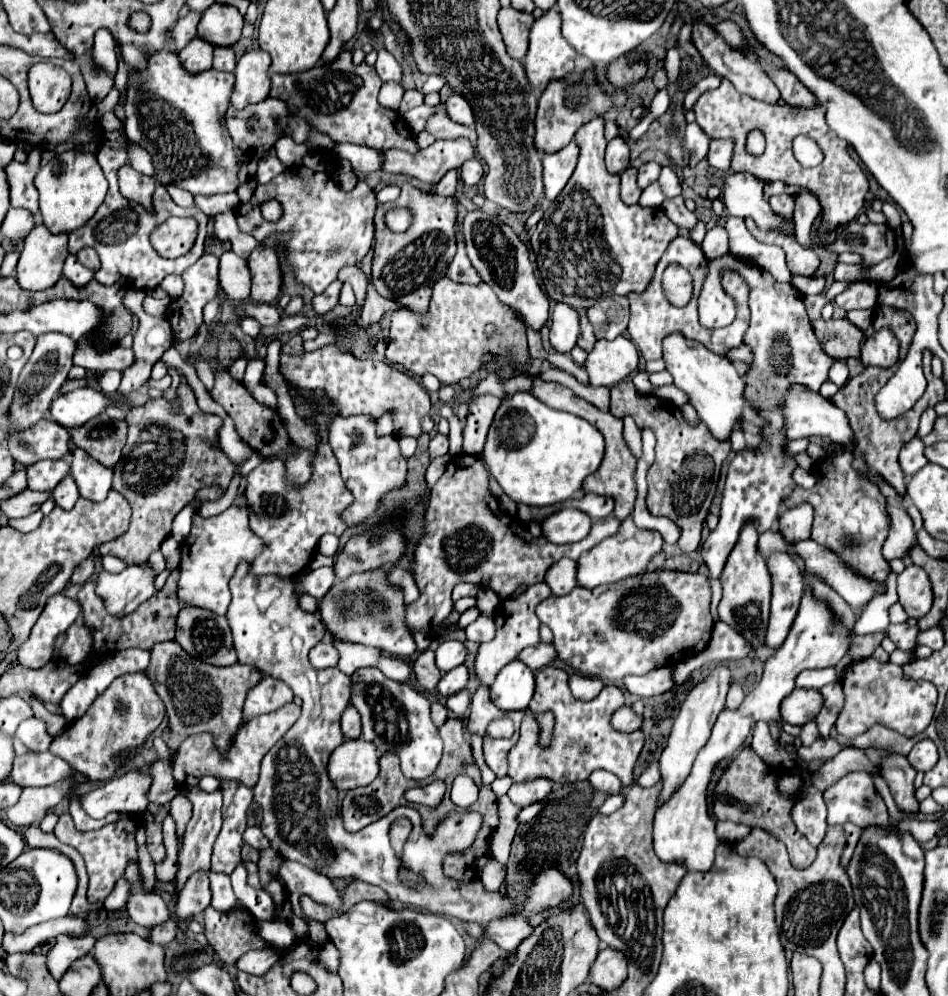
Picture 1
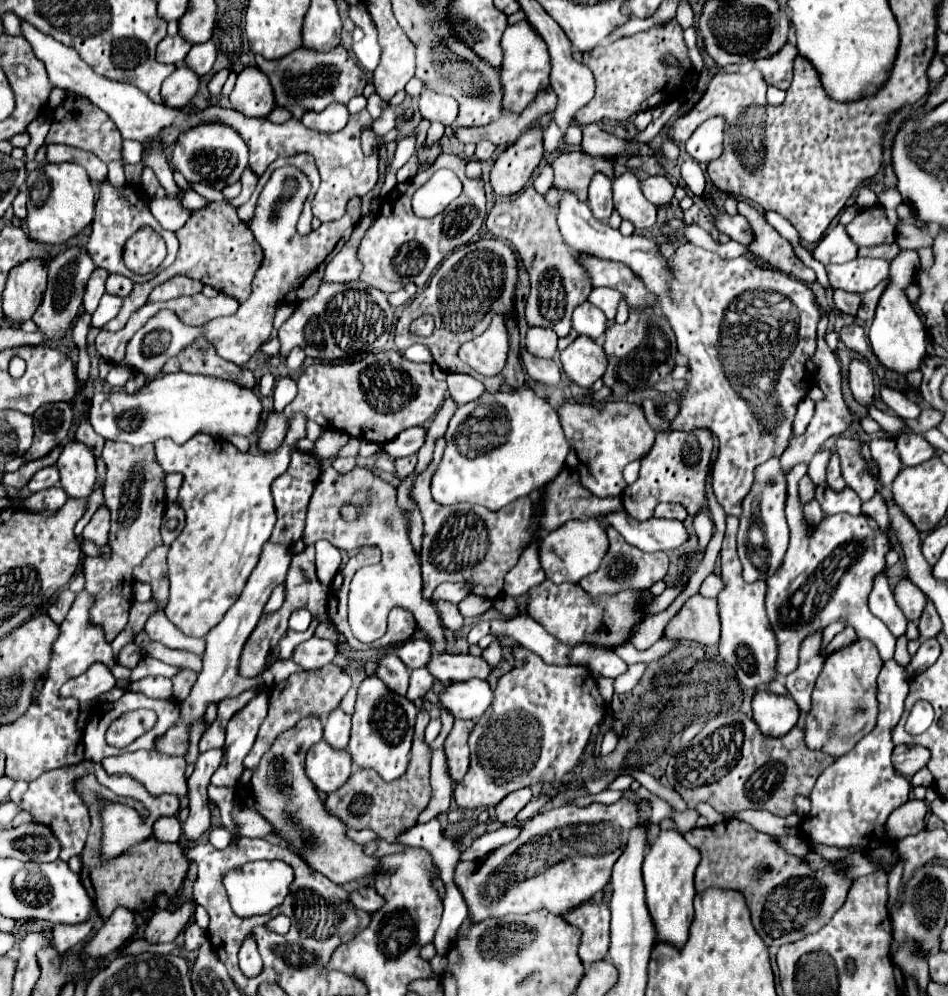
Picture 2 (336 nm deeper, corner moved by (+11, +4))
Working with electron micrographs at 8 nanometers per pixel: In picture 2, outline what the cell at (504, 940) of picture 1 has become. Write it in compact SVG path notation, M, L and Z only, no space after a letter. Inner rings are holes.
M584 903L564 915L566 923L582 931L578 957L584 965L600 961L608 953L610 941L610 909L606 905Z

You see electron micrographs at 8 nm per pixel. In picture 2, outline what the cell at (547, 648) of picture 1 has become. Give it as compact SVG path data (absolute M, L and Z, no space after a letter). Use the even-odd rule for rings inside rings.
M436 655L428 663L428 671L438 681L468 681L468 679L486 679L492 673L492 665L484 657L474 655Z

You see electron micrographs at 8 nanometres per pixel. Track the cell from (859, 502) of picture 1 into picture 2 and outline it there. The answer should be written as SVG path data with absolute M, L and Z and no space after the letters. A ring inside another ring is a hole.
M832 455L830 463L828 463L828 477L826 477L828 485L840 493L844 489L844 479L842 479L842 473L840 473L840 459L836 455Z

